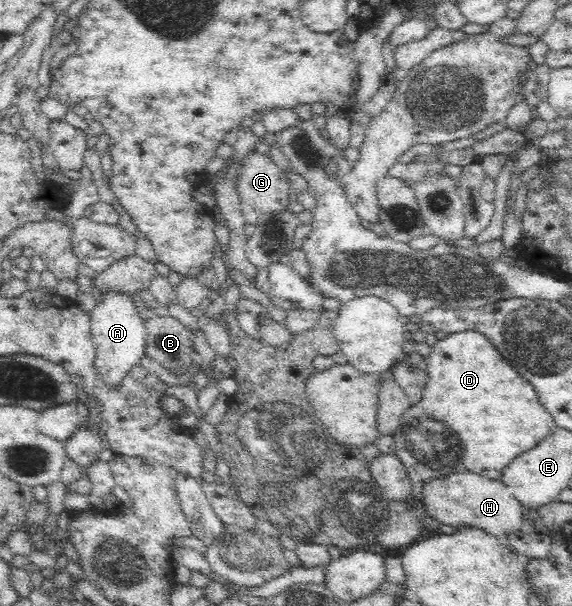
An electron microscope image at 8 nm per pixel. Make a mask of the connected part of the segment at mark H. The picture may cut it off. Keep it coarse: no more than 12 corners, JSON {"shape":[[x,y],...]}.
{"shape":[[454,473],[422,484],[426,516],[504,538],[520,501],[498,480]]}

